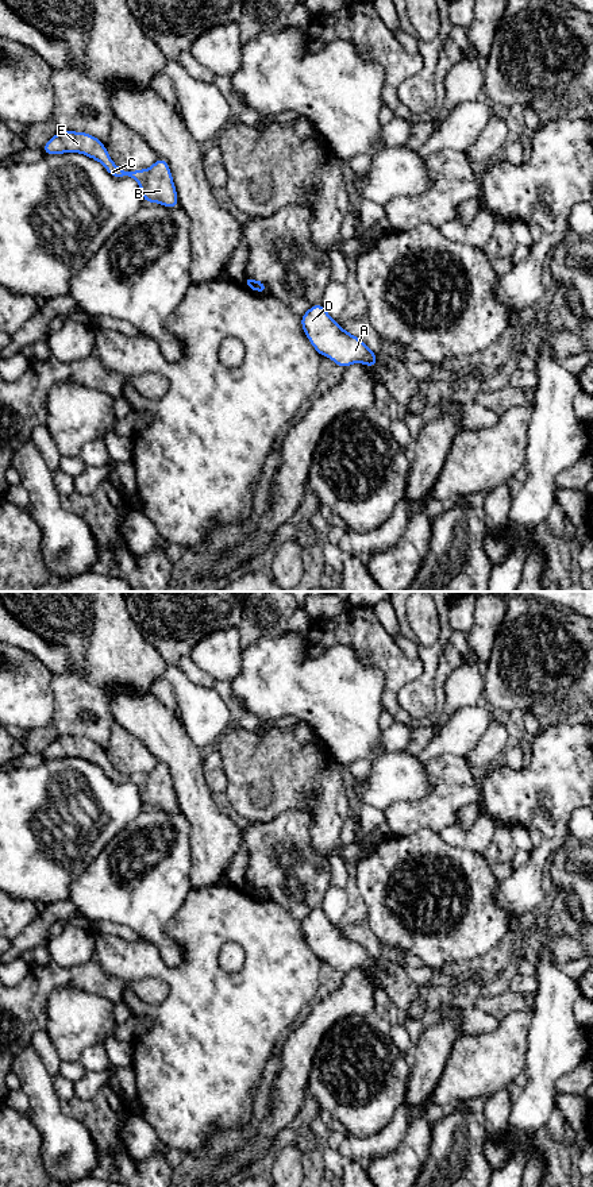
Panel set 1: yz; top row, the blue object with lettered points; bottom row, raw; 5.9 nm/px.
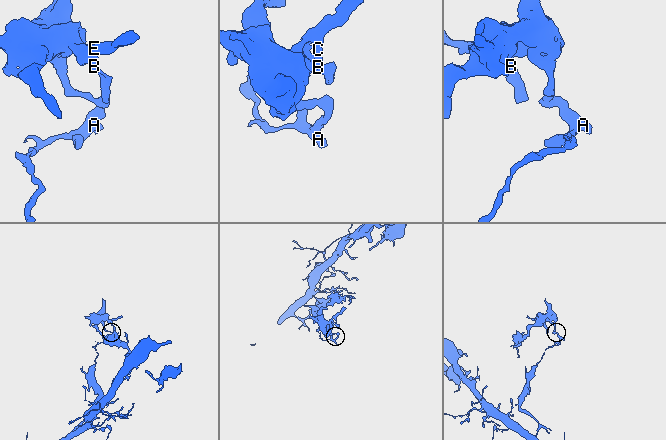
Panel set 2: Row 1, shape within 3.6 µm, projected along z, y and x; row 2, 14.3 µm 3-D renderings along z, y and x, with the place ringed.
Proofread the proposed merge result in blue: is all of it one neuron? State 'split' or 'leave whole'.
split

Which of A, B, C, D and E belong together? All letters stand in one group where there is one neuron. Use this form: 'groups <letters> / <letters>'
groups A D / B C E

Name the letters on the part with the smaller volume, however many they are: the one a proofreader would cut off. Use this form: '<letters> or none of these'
B, C, E

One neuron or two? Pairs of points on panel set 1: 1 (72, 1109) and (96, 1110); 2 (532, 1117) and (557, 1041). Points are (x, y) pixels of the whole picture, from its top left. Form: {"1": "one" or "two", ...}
{"1": "one", "2": "one"}

